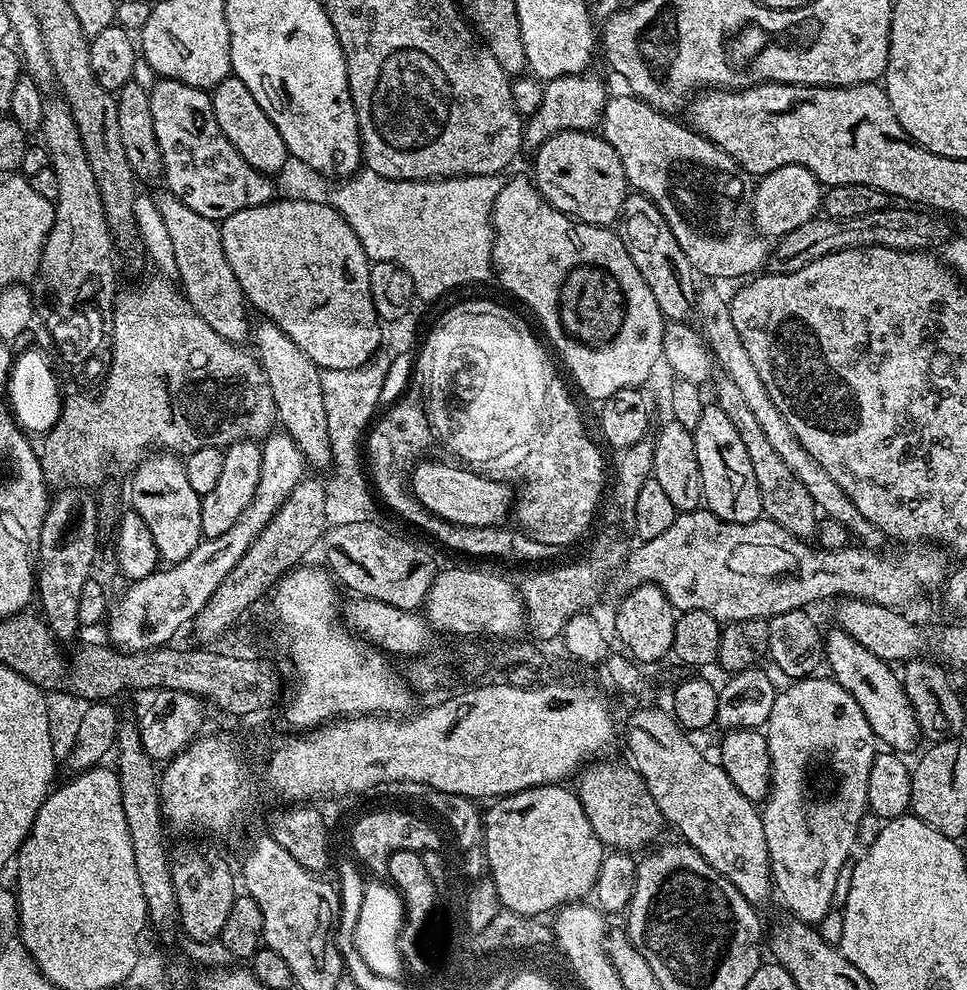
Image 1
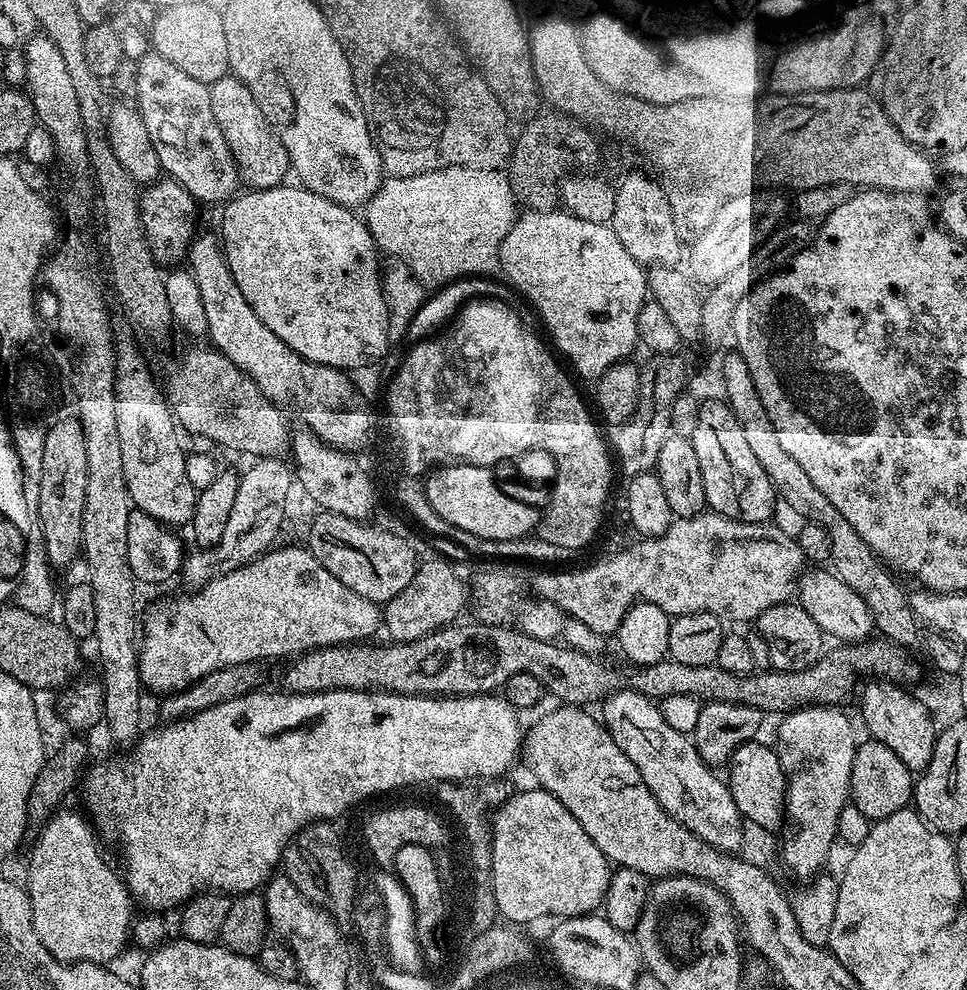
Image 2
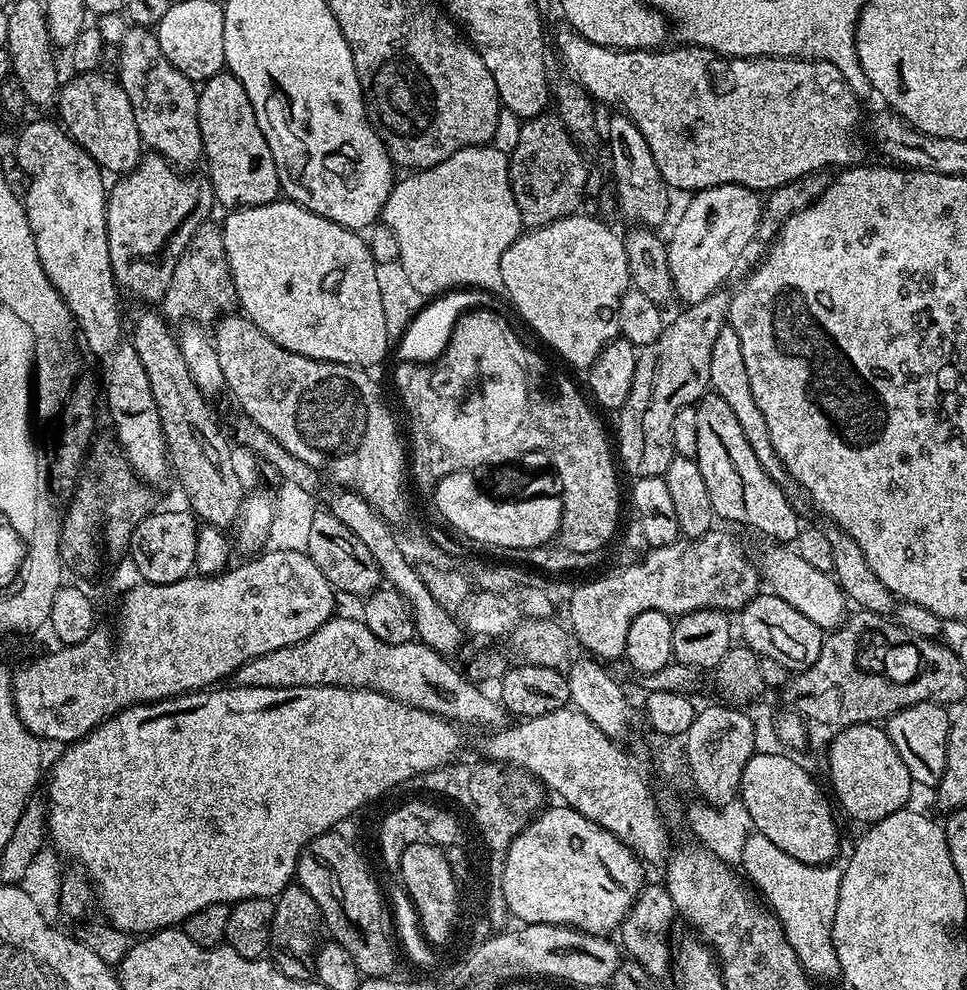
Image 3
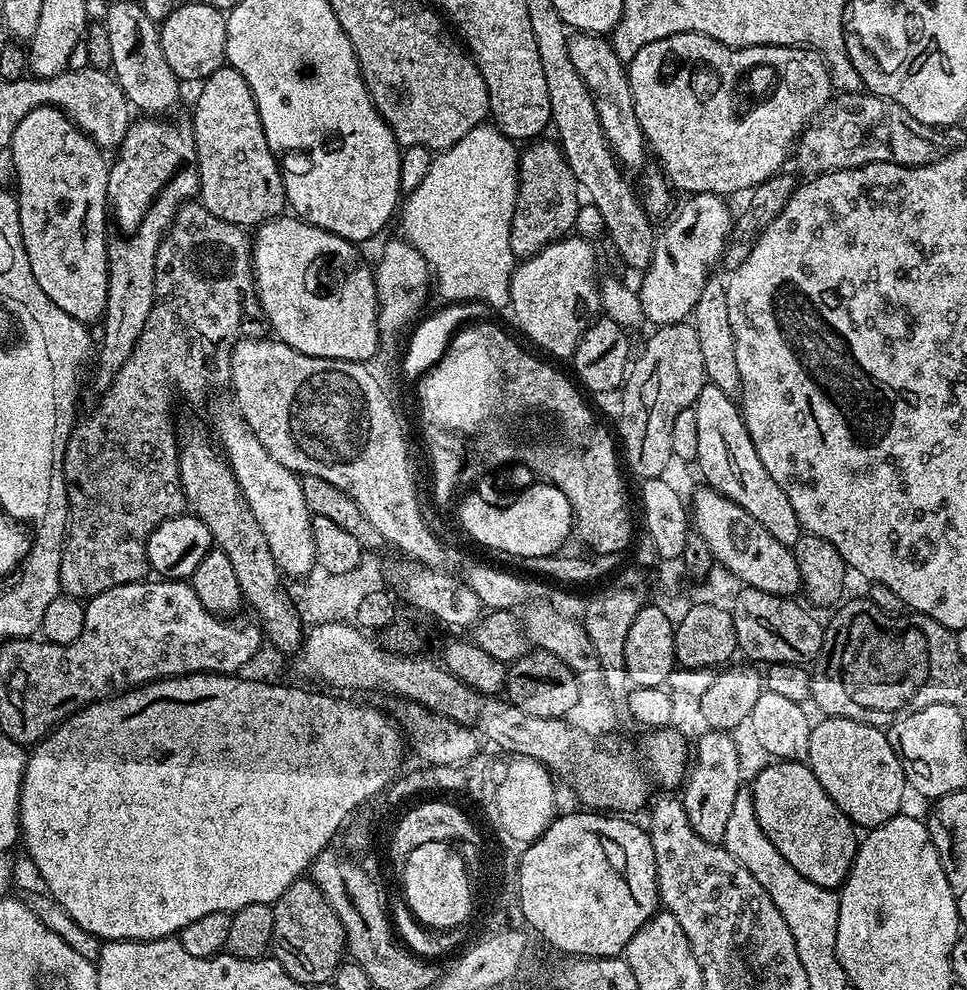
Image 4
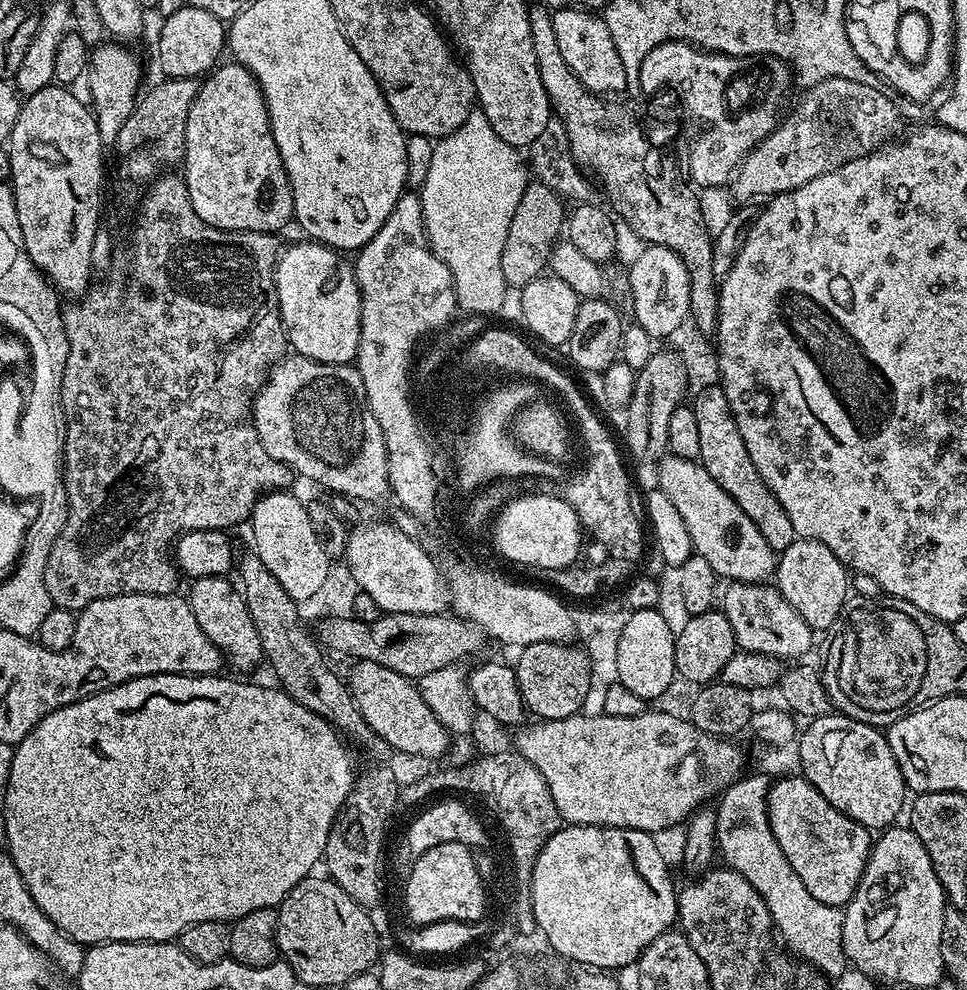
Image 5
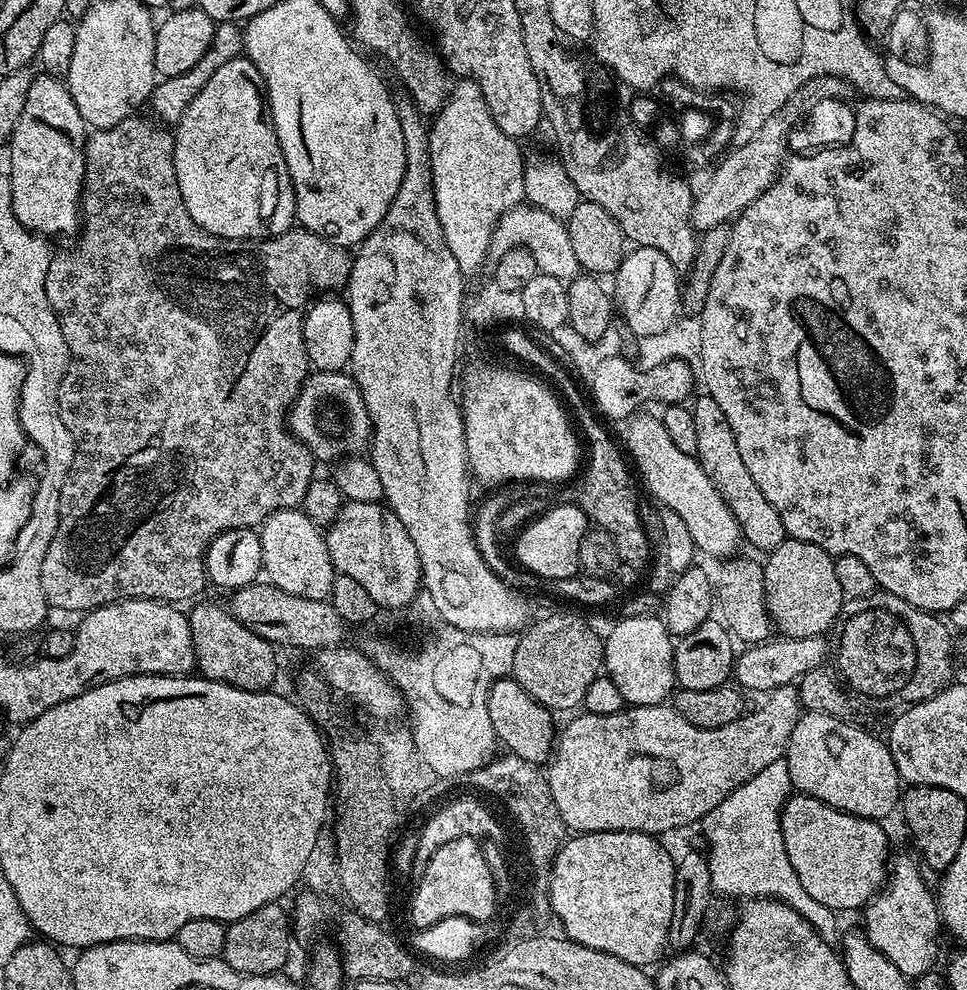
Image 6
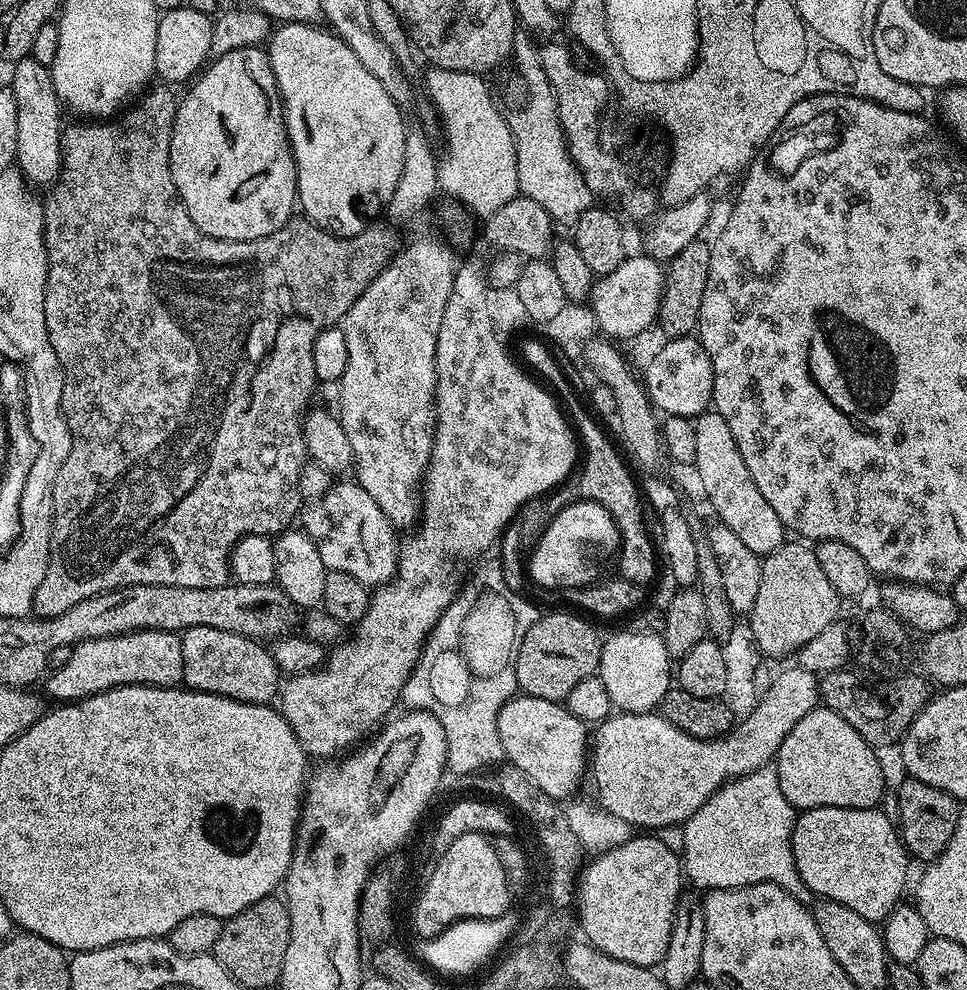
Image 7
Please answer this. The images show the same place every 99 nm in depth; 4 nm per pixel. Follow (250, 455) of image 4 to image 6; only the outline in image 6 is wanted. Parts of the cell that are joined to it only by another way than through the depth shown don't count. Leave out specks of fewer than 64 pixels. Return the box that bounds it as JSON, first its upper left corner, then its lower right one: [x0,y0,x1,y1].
[259,509,336,600]

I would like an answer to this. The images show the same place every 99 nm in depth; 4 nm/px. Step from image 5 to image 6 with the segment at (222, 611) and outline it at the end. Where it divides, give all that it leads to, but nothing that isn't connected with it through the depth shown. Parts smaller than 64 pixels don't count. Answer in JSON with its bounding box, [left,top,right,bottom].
[187,603,277,691]

